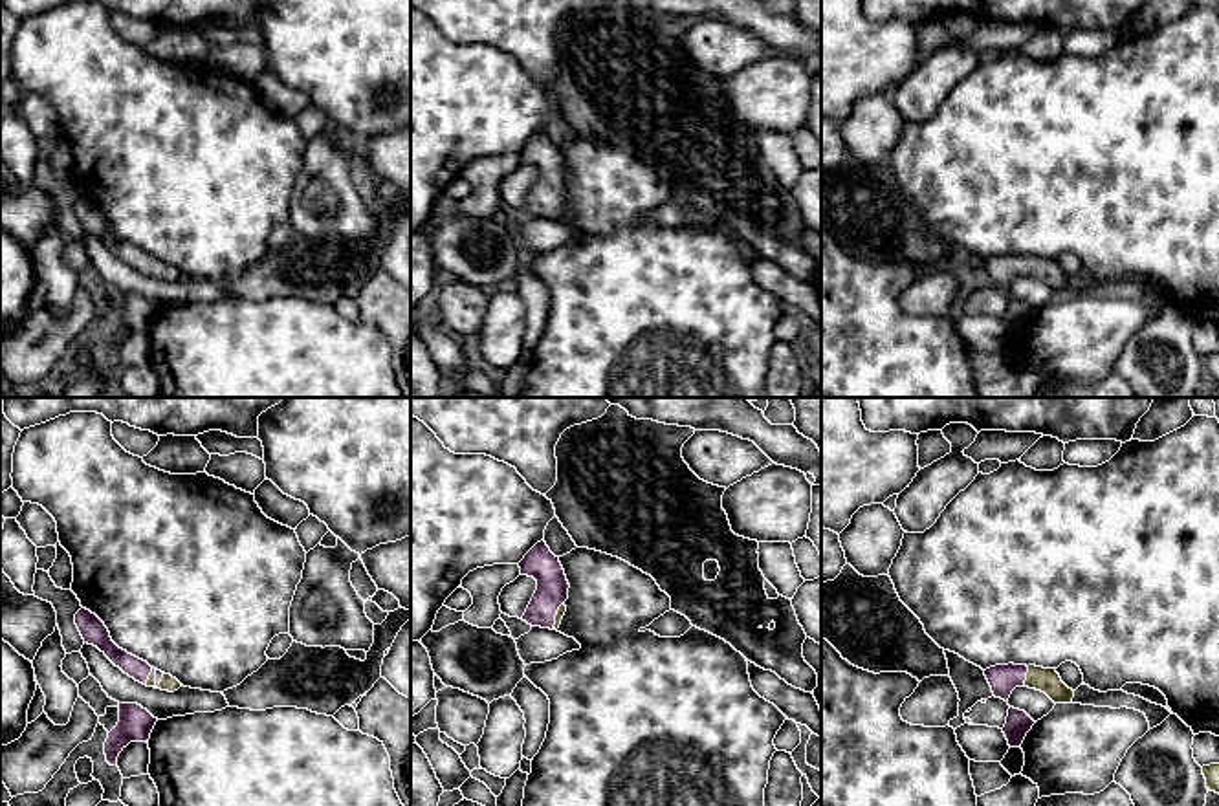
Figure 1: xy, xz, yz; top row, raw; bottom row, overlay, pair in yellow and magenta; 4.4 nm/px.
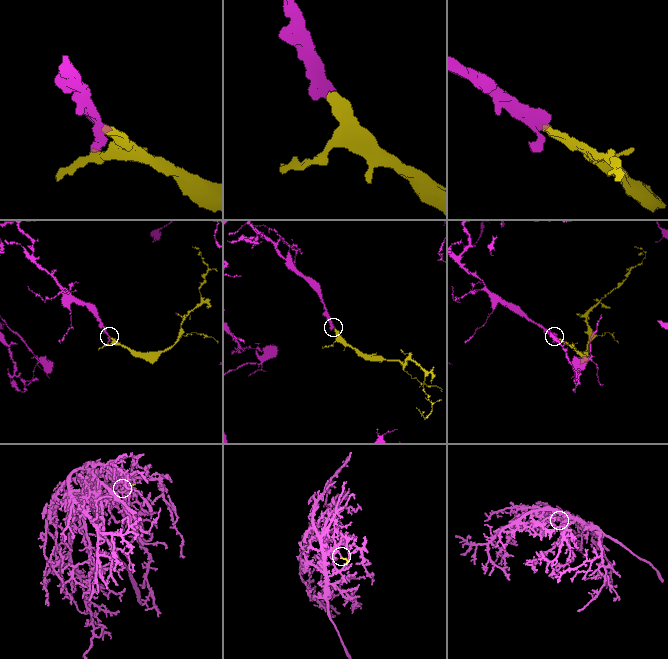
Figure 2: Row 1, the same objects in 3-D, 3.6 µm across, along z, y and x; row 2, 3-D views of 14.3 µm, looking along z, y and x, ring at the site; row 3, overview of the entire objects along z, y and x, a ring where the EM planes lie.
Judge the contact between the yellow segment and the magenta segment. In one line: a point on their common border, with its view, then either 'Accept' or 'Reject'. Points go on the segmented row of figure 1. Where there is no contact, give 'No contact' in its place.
Touches yellow at yz (1027, 676). Accept

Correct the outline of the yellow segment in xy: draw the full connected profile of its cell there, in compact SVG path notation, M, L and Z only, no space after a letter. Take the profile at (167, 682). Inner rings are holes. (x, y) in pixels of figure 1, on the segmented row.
M81 608L75 614L75 625L84 639L84 643L97 647L115 667L119 667L125 674L134 678L136 681L174 692L181 687L181 683L154 667L147 661L128 654L126 650L119 648L112 637L104 623L86 608Z

